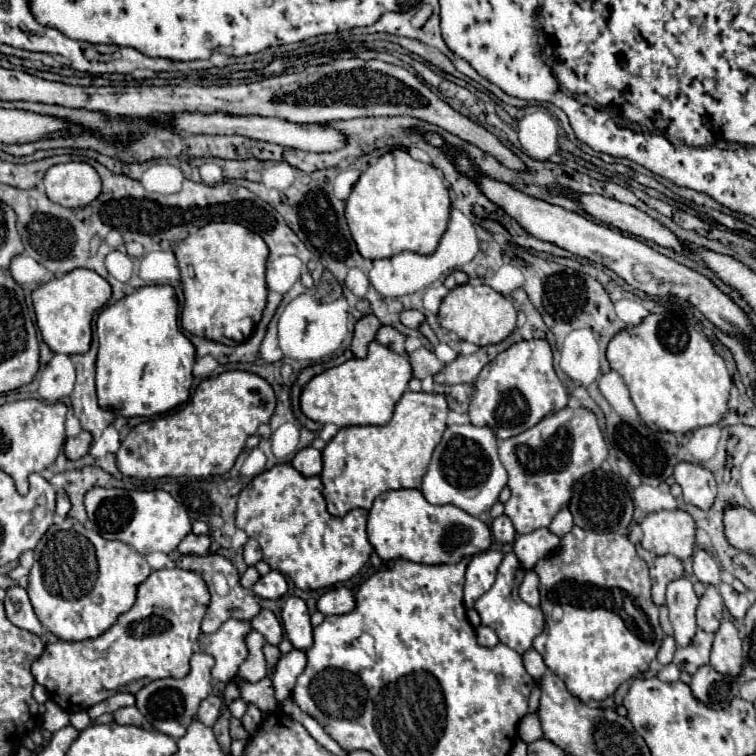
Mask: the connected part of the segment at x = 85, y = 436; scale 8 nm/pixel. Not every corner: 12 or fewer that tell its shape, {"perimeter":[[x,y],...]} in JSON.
{"perimeter":[[89,431],[69,437],[65,455],[79,459],[87,455],[93,437]]}

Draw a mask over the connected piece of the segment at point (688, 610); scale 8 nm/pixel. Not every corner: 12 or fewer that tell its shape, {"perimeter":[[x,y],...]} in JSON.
{"perimeter":[[687,577],[667,585],[677,645],[689,645],[699,597]]}

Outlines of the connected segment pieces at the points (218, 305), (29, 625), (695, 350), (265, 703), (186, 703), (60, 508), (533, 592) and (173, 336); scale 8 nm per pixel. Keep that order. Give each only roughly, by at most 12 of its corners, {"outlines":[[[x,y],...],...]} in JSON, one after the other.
{"outlines":[[[207,223],[175,247],[183,329],[245,341],[267,303],[265,241]],[[21,585],[7,589],[7,619],[31,633],[43,635]],[[689,309],[607,347],[639,417],[683,435],[727,411],[731,375]],[[269,677],[239,683],[241,699],[271,713],[279,707]],[[191,655],[183,679],[157,679],[135,695],[157,731],[187,733],[211,691],[213,655]],[[57,491],[57,515],[67,517],[71,501],[65,491]],[[527,571],[519,595],[531,607],[539,605],[539,577]],[[171,285],[99,313],[99,405],[151,417],[189,399],[195,347]]]}

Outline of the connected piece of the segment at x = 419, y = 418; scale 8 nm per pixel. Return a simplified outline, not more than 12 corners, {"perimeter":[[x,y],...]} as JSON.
{"perimeter":[[405,391],[387,425],[323,449],[331,515],[419,489],[447,427],[443,393]]}

